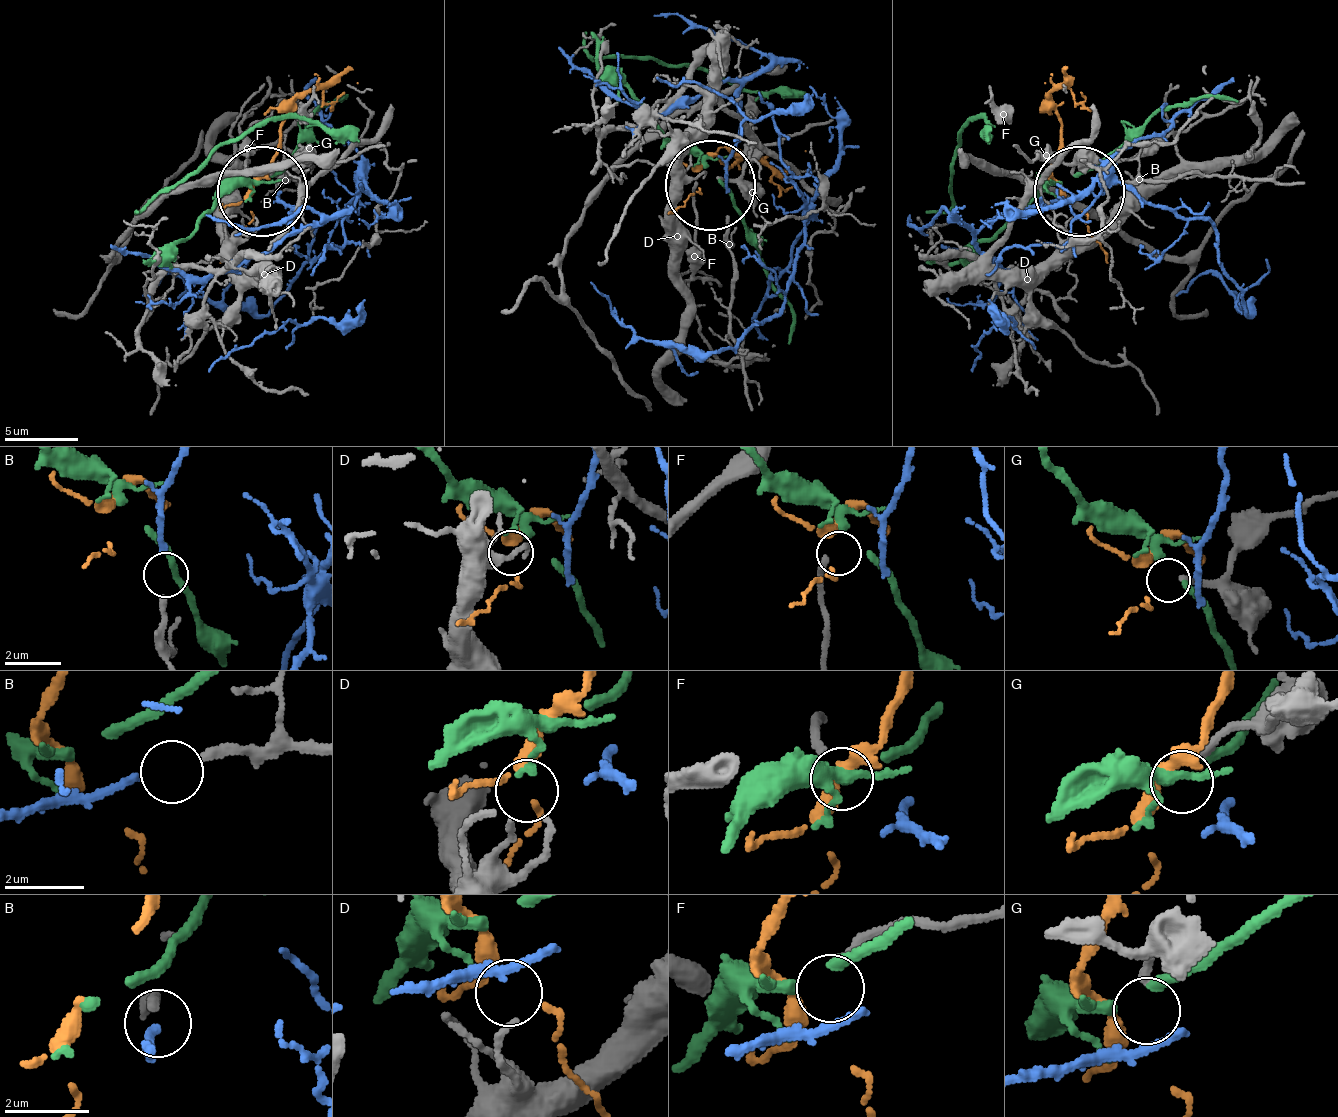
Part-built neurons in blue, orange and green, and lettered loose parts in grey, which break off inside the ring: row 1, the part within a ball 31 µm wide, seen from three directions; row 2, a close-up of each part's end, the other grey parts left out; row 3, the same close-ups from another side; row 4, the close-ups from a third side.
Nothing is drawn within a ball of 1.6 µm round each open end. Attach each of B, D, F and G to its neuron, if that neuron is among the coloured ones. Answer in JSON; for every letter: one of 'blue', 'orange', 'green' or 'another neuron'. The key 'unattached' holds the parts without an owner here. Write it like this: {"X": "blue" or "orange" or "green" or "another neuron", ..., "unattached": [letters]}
{"B": "blue", "D": "orange", "F": "another neuron", "G": "another neuron", "unattached": ["F", "G"]}

